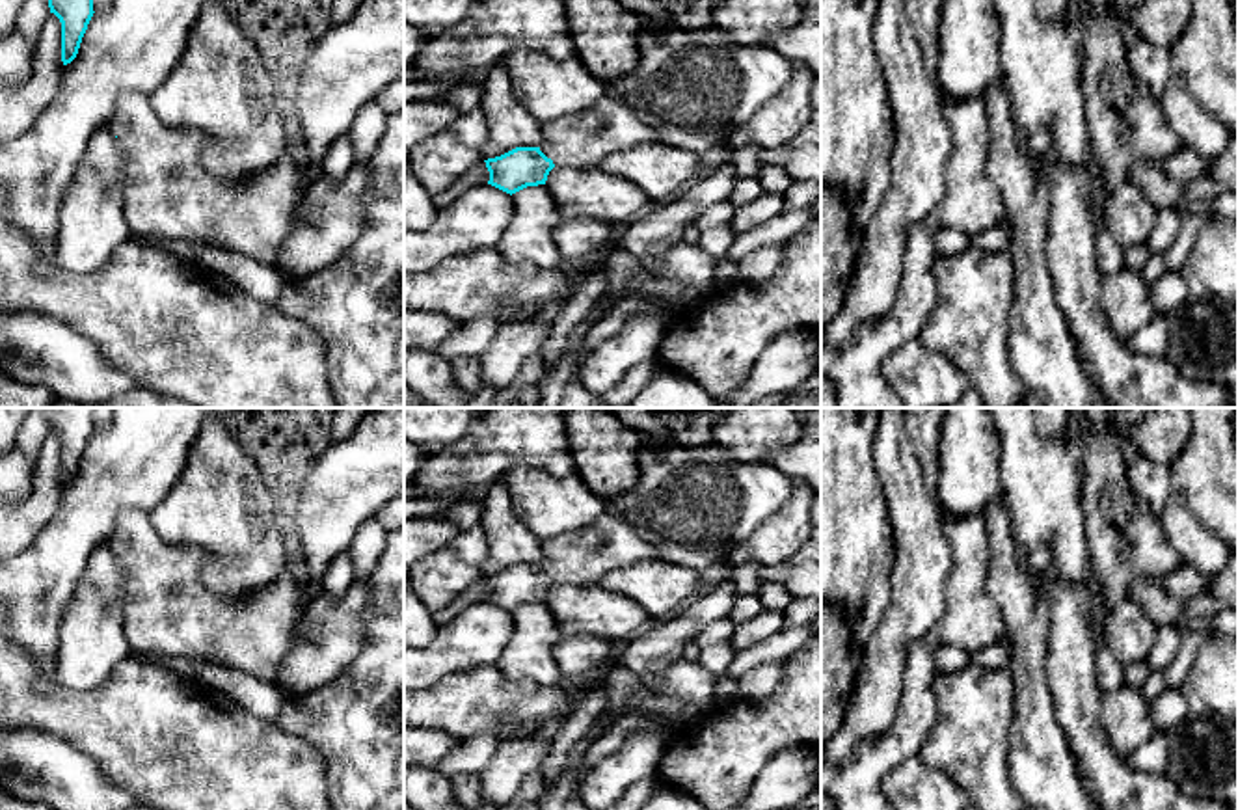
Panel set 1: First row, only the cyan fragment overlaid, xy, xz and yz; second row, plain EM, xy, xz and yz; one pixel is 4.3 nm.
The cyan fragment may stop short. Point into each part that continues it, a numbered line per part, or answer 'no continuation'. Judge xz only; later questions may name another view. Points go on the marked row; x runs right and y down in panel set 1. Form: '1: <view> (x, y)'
1: xz (691, 88)

